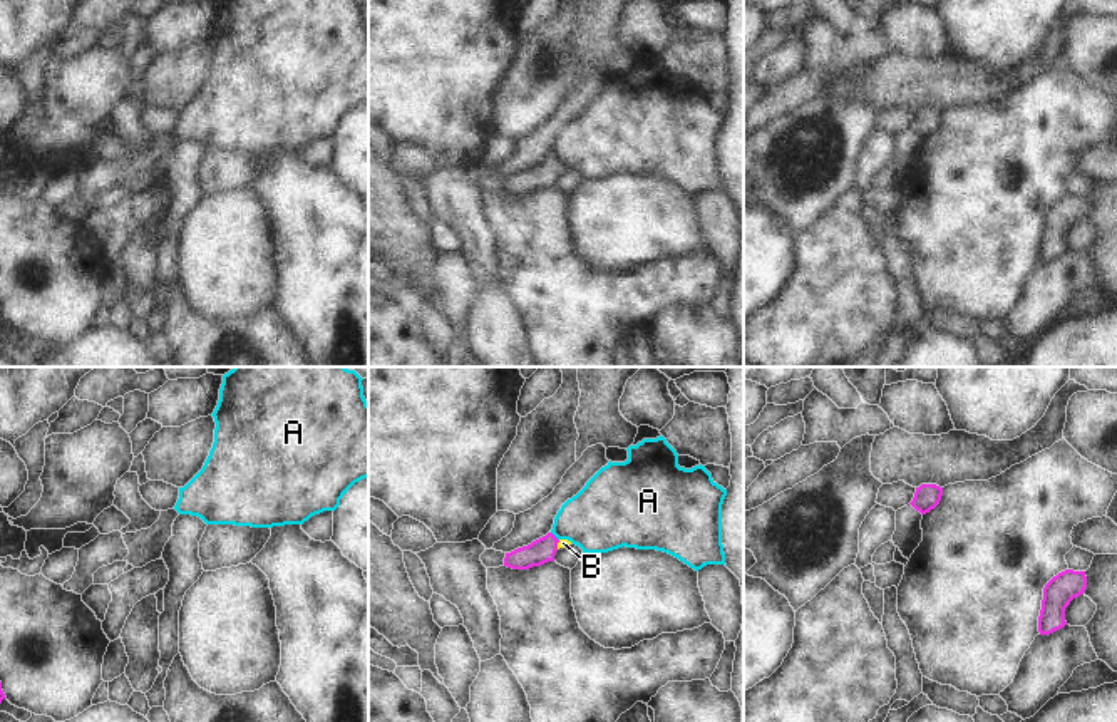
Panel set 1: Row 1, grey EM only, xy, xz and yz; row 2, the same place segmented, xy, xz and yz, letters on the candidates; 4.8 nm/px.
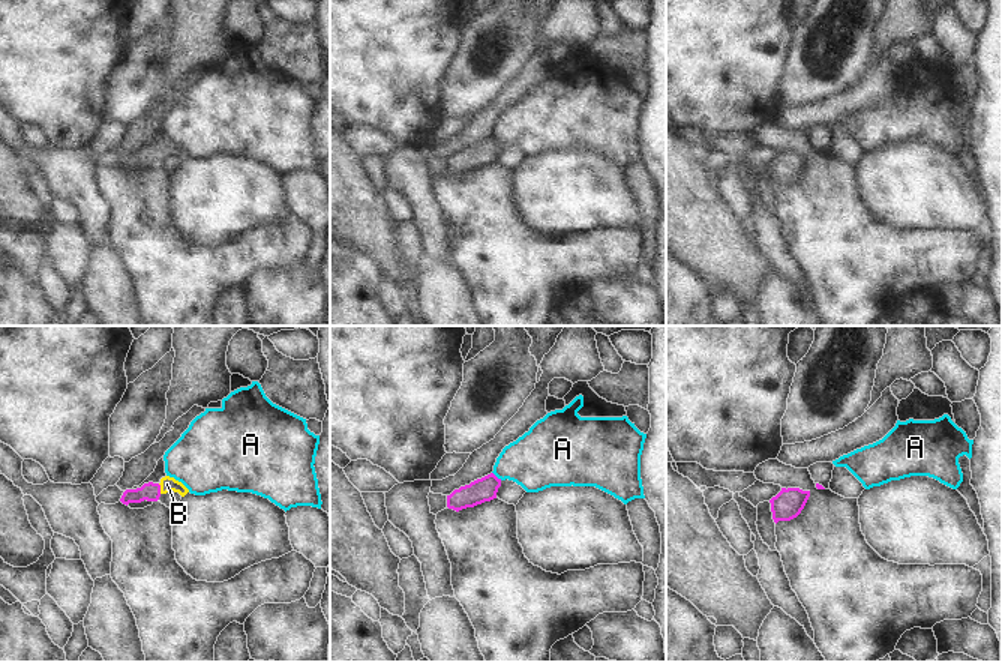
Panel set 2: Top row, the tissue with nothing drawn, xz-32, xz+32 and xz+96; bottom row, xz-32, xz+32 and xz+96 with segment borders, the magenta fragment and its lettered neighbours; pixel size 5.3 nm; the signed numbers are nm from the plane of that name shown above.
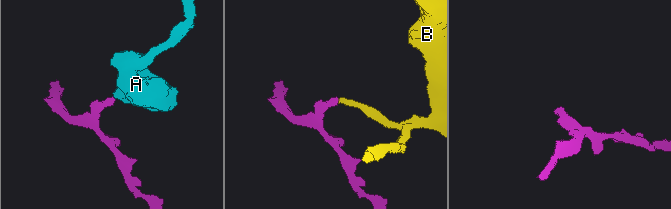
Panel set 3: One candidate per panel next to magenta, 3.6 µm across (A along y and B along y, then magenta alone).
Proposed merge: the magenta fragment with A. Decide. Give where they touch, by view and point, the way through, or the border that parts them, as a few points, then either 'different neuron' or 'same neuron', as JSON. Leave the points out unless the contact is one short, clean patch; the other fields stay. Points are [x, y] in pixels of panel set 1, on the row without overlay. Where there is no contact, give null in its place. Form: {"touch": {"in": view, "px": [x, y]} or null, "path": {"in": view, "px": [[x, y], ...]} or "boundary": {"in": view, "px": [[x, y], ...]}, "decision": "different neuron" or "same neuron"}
{"touch": {"in": "xz", "px": [555, 161]}, "boundary": {"in": "xz", "px": [[551, 156], [558, 165]]}, "decision": "different neuron"}

